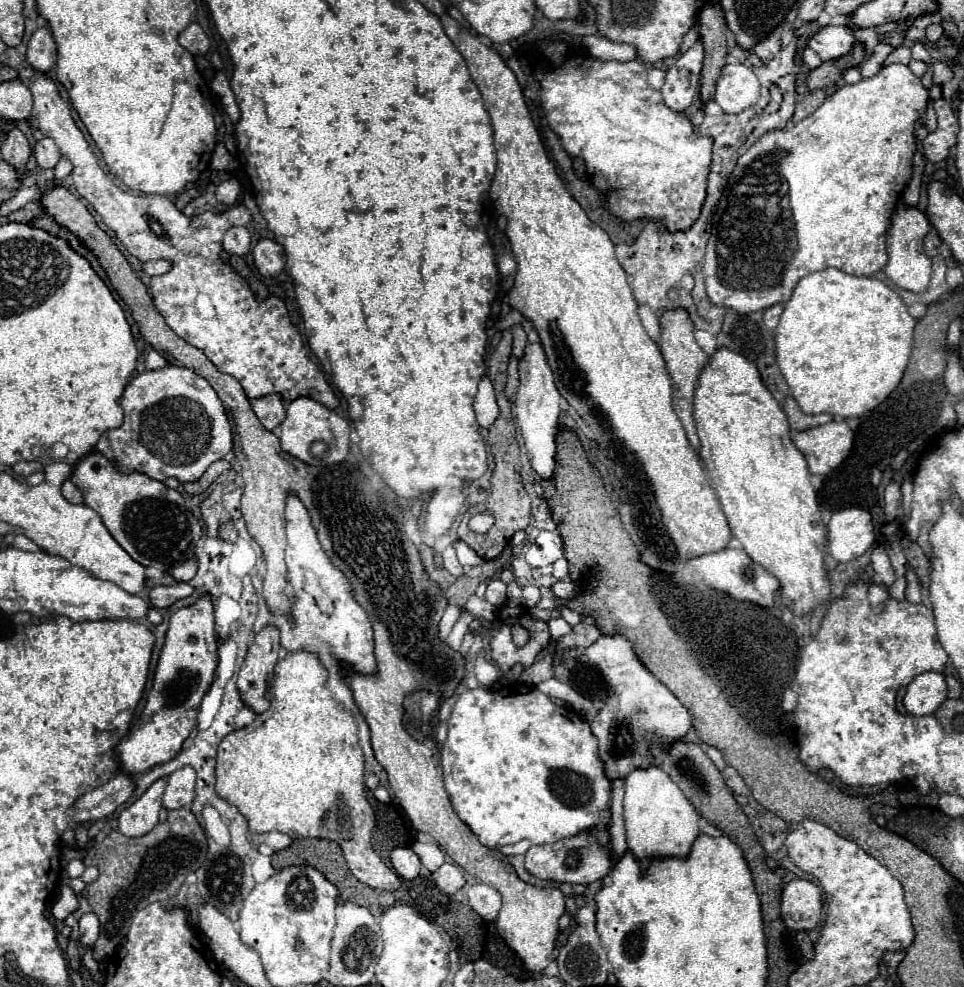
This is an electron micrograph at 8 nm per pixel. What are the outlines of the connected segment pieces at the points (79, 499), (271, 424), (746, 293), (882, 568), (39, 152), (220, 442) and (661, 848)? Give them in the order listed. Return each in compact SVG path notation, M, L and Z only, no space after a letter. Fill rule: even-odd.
M65 480L65 484L63 484L63 496L71 504L83 504L83 496L81 496L81 492L77 490L77 486L71 480Z
M271 394L265 398L257 398L251 402L259 422L267 428L267 430L275 430L283 420L285 420L285 404L281 400L281 396Z
M889 64L883 66L873 78L863 78L857 84L845 84L843 88L839 88L837 92L833 92L811 116L807 116L805 120L797 122L797 124L789 124L781 130L769 130L767 134L763 134L739 160L737 166L723 190L723 196L717 204L715 210L715 220L713 220L713 230L711 230L711 238L707 244L707 254L705 254L705 264L703 264L703 274L705 274L705 288L709 294L709 300L717 306L729 306L739 314L749 314L749 312L757 312L763 308L769 308L773 304L785 304L797 282L813 272L825 270L825 268L839 268L847 274L853 276L871 276L879 270L885 268L887 264L887 244L885 244L885 232L889 228L889 220L891 220L891 212L897 206L897 200L901 198L899 192L903 192L903 188L907 186L907 182L911 180L911 158L913 152L917 150L915 144L915 128L917 124L923 120L925 110L927 110L927 102L929 100L939 100L941 98L941 86L933 84L931 88L925 88L921 84L921 78L913 76L911 70L903 64Z
M879 544L879 548L873 550L871 562L873 562L873 568L875 568L875 572L879 574L881 582L887 584L887 586L891 586L893 580L895 580L895 576L893 576L893 568L891 568L891 564L889 564L889 558L887 558L887 554L885 554L883 544Z
M51 138L37 140L33 146L33 156L41 168L53 168L61 158L59 148L55 146L55 142Z
M165 366L159 370L145 370L137 374L127 384L121 398L121 406L125 412L123 426L117 430L107 430L93 448L95 452L103 454L109 462L113 462L119 472L125 474L141 472L159 482L171 476L177 478L179 482L197 482L213 462L221 460L233 448L231 426L219 396L205 378L197 376L189 368Z
M657 766L647 770L635 770L625 778L625 832L629 852L639 862L641 870L647 870L653 860L681 858L691 852L695 838L699 836L699 814L691 802L683 796L679 786Z

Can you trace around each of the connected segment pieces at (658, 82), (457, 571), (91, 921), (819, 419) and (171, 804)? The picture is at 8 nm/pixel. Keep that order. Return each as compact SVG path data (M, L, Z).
M653 66L653 68L649 70L647 80L649 80L649 86L653 86L655 90L659 90L659 88L663 86L663 80L665 80L665 70L659 68L659 66Z
M447 546L445 552L443 552L443 566L453 574L453 576L461 576L463 574L463 568L461 564L457 562L457 554L453 550L453 546Z
M91 912L91 914L83 914L79 918L79 928L81 928L81 936L79 936L79 942L85 946L85 948L93 948L93 944L97 942L99 938L99 920L97 916Z
M791 396L785 400L783 410L785 410L787 418L789 418L791 430L809 430L809 428L815 428L815 426L821 426L821 424L833 420L831 414L817 414L817 416L805 414L805 412L799 408L799 404L795 402L795 398L791 398Z
M185 766L167 778L163 794L163 806L167 810L177 810L191 804L193 796L195 796L195 770L191 766Z

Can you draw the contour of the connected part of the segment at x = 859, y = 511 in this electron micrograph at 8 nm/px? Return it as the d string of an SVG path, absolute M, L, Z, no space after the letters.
M845 508L829 520L829 554L837 562L849 562L863 556L875 542L871 514L863 508Z

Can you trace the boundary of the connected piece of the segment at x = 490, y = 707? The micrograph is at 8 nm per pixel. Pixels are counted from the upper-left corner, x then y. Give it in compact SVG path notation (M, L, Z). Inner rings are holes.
M479 686L475 690L465 690L465 692L459 694L459 698L453 706L451 718L447 722L447 728L449 728L447 740L443 742L443 748L441 748L441 766L443 766L443 776L445 776L445 790L451 796L453 808L457 810L457 816L477 834L481 844L485 844L491 850L515 844L519 840L531 840L533 844L551 844L555 840L567 838L567 836L575 836L575 834L579 834L579 832L583 832L585 828L591 828L591 826L595 830L595 836L601 842L609 840L607 824L611 822L611 812L609 812L611 782L605 778L601 760L597 758L597 738L593 738L589 724L581 716L575 716L573 710L569 710L567 706L559 706L559 704L551 702L537 688L529 688L529 692L525 692L525 694L521 694L521 692L501 694L501 692L493 692L485 686Z

